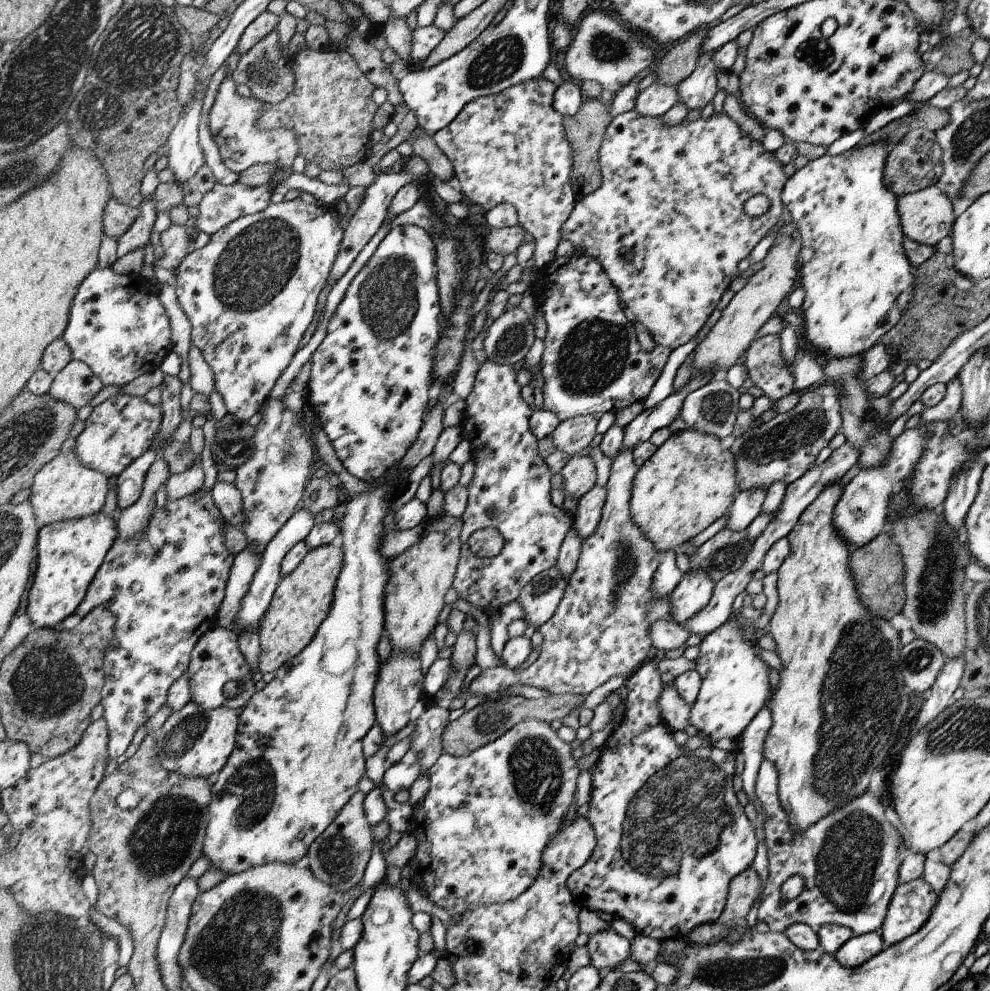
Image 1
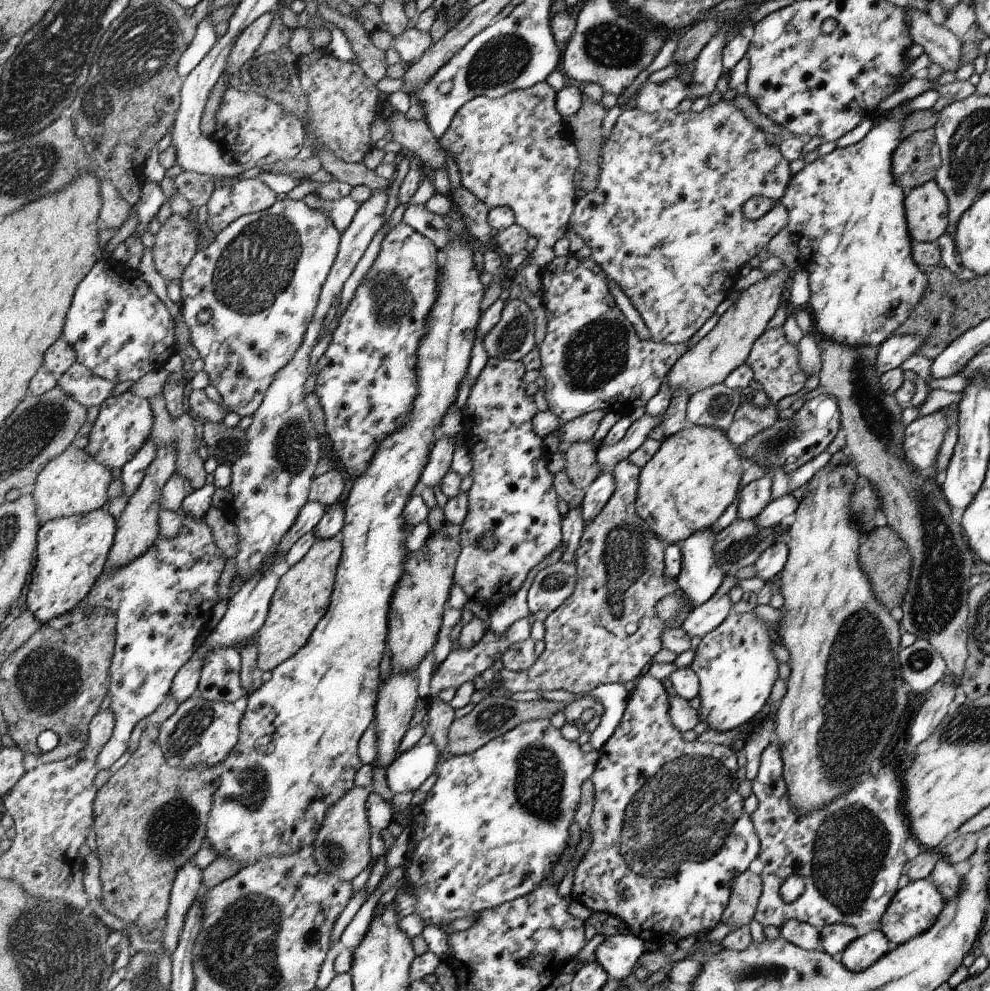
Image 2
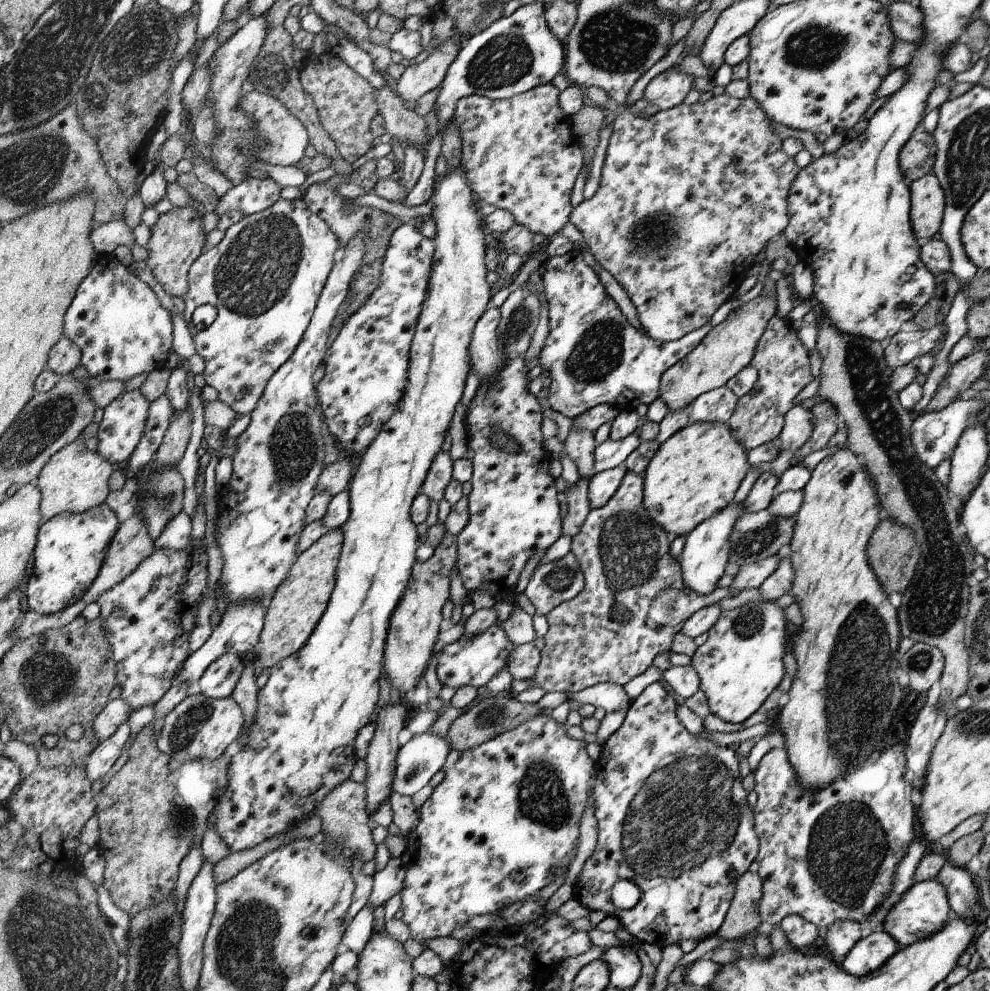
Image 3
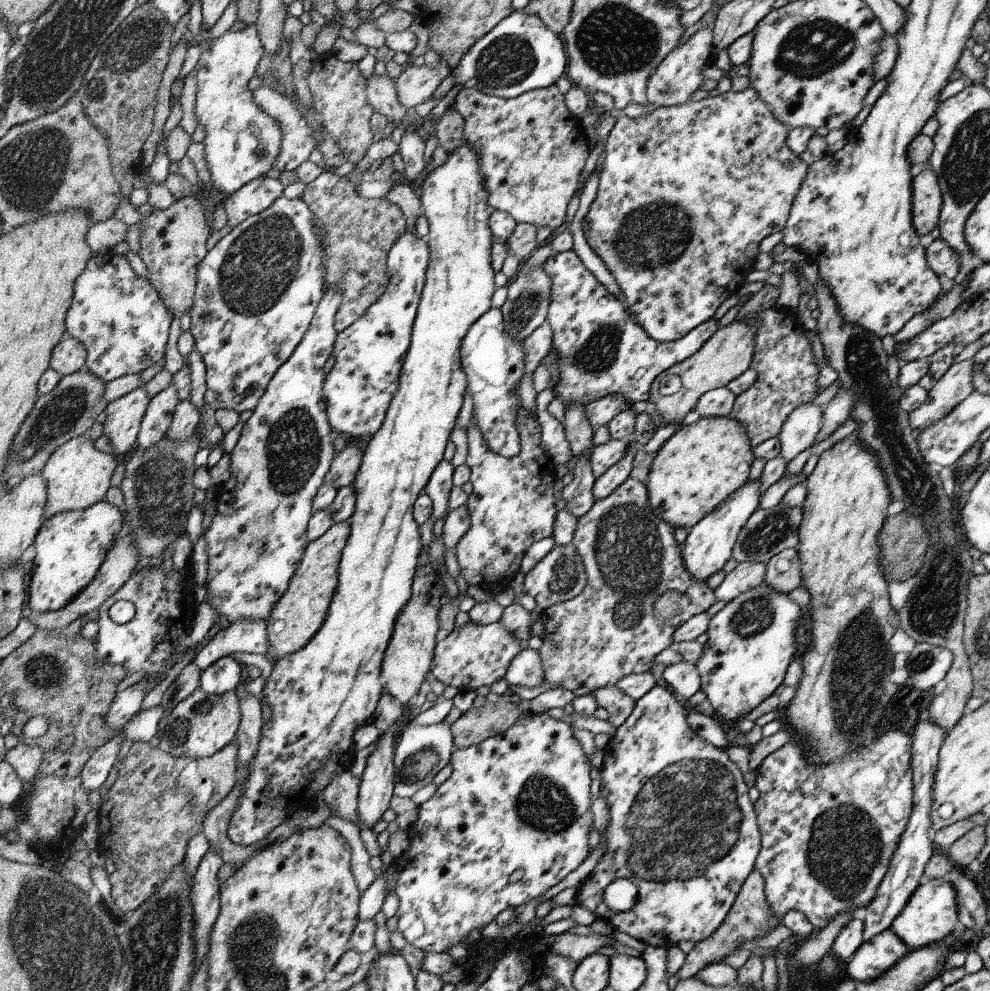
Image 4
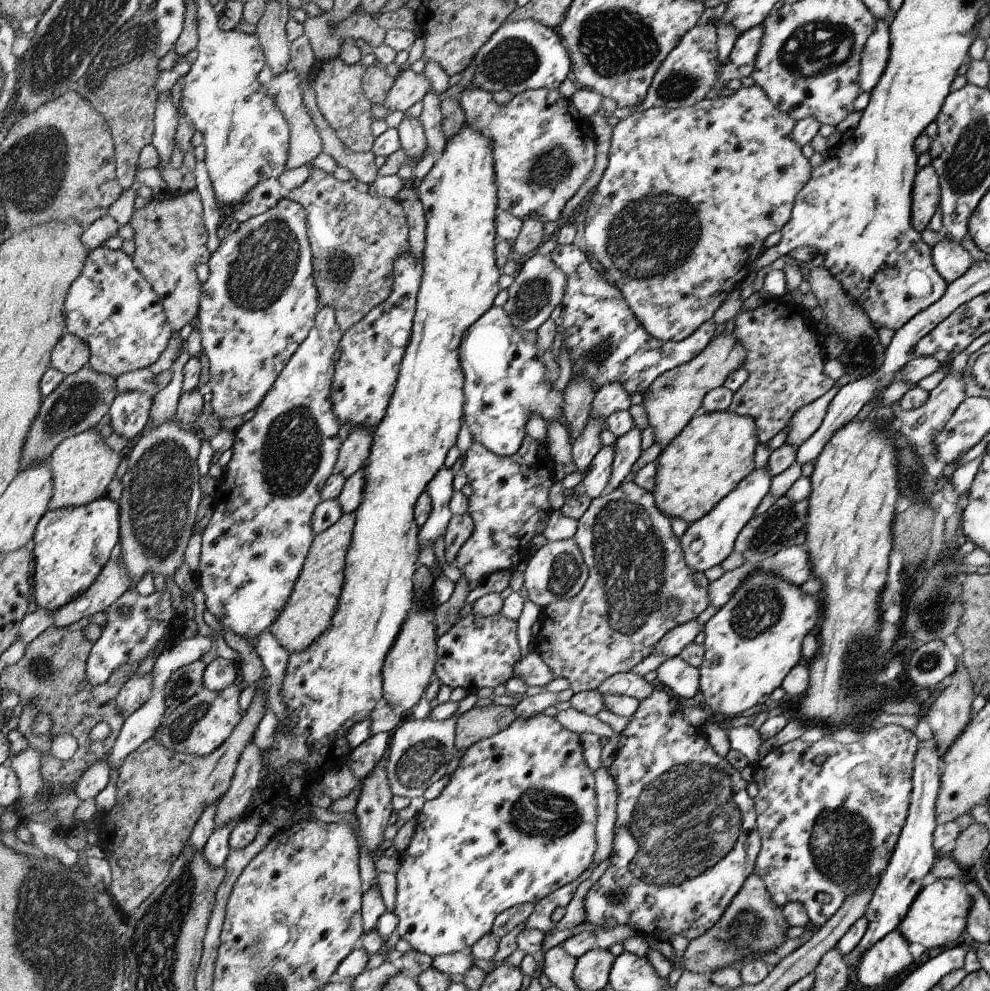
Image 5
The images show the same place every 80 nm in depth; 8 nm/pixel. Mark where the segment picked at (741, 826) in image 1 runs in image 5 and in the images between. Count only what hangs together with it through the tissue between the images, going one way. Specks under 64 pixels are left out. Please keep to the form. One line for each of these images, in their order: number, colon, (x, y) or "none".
2: (670, 834)
3: (672, 815)
4: (681, 826)
5: (685, 840)

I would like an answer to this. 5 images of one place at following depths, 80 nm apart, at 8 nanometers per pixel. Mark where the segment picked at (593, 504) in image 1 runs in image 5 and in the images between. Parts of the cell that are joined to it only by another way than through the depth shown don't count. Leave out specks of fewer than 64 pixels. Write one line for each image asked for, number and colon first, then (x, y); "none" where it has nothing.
2: (599, 492)
3: (602, 485)
4: (606, 484)
5: (627, 448)

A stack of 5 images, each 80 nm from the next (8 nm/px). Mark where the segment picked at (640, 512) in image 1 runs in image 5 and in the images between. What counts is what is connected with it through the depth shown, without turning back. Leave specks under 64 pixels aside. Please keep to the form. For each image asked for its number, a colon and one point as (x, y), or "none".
2: (685, 487)
3: (693, 476)
4: (702, 464)
5: (710, 458)

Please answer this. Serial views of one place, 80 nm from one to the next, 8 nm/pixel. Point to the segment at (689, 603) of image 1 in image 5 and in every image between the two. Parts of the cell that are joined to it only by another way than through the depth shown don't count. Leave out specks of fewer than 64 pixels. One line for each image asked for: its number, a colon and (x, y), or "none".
2: (699, 578)
3: (706, 550)
4: (709, 545)
5: (709, 541)

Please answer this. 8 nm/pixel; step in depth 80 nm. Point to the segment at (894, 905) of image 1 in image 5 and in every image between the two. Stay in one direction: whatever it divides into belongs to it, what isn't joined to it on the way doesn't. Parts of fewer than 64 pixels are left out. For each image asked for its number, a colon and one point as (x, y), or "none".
2: (917, 905)
3: (923, 909)
4: (931, 914)
5: (938, 915)

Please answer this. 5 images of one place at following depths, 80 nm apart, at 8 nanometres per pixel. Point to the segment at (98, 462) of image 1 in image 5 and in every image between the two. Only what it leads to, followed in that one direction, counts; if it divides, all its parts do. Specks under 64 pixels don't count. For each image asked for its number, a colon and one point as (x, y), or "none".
2: (125, 423)
3: (120, 432)
4: (125, 415)
5: (130, 412)

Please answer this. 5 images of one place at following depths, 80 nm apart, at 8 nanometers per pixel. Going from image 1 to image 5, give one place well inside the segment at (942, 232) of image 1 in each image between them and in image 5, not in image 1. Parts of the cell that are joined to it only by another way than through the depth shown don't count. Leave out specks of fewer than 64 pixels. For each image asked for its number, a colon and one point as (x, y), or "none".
2: (926, 206)
3: (929, 201)
4: (928, 199)
5: (927, 193)

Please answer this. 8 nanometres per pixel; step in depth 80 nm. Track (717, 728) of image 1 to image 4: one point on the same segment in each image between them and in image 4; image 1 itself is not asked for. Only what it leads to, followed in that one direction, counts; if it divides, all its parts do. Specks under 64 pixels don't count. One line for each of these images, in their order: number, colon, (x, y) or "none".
2: (737, 669)
3: (740, 664)
4: (751, 642)

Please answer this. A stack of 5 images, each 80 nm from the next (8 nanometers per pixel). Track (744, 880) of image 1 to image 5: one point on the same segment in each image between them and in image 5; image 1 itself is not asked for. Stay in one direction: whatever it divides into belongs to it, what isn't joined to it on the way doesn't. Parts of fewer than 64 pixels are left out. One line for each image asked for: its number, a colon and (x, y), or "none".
2: (747, 888)
3: (743, 919)
4: (750, 917)
5: (753, 921)

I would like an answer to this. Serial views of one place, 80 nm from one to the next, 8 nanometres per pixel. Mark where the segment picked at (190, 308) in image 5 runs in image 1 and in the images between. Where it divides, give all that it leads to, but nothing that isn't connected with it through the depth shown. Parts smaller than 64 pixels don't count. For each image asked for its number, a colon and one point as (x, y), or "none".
1: (175, 243)
2: (175, 244)
3: (176, 242)
4: (173, 242)

